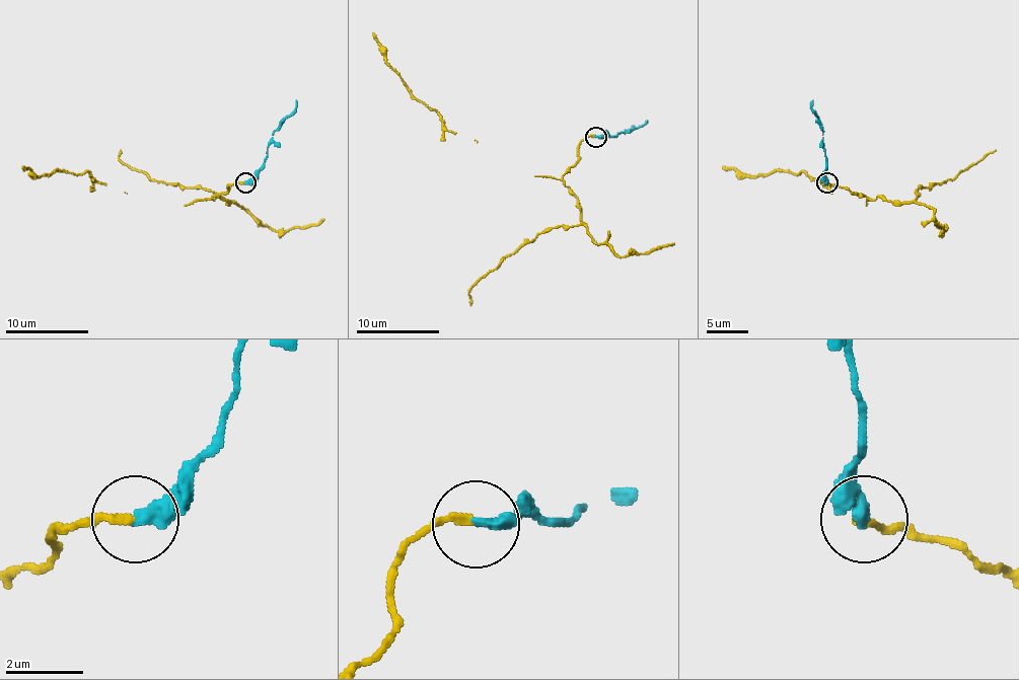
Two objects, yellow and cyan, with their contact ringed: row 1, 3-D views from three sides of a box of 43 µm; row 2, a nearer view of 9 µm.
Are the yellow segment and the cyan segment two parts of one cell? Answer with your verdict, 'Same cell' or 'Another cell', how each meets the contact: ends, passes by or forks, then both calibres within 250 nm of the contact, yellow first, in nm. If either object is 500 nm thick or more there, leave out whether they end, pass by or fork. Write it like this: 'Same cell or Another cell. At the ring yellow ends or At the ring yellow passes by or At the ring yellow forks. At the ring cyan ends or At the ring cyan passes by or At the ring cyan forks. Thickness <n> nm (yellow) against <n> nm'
Same cell. At the ring yellow ends. At the ring cyan ends. Thickness 190 nm (yellow) against 340 nm

